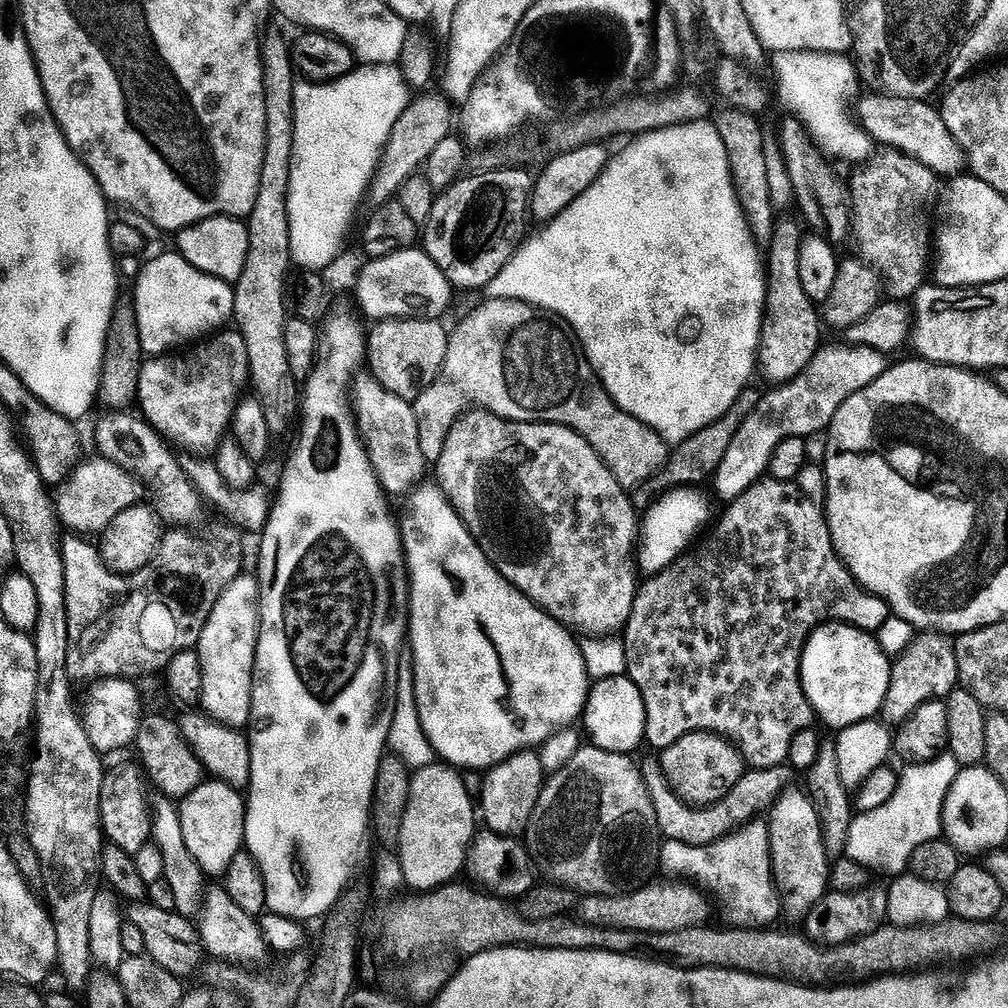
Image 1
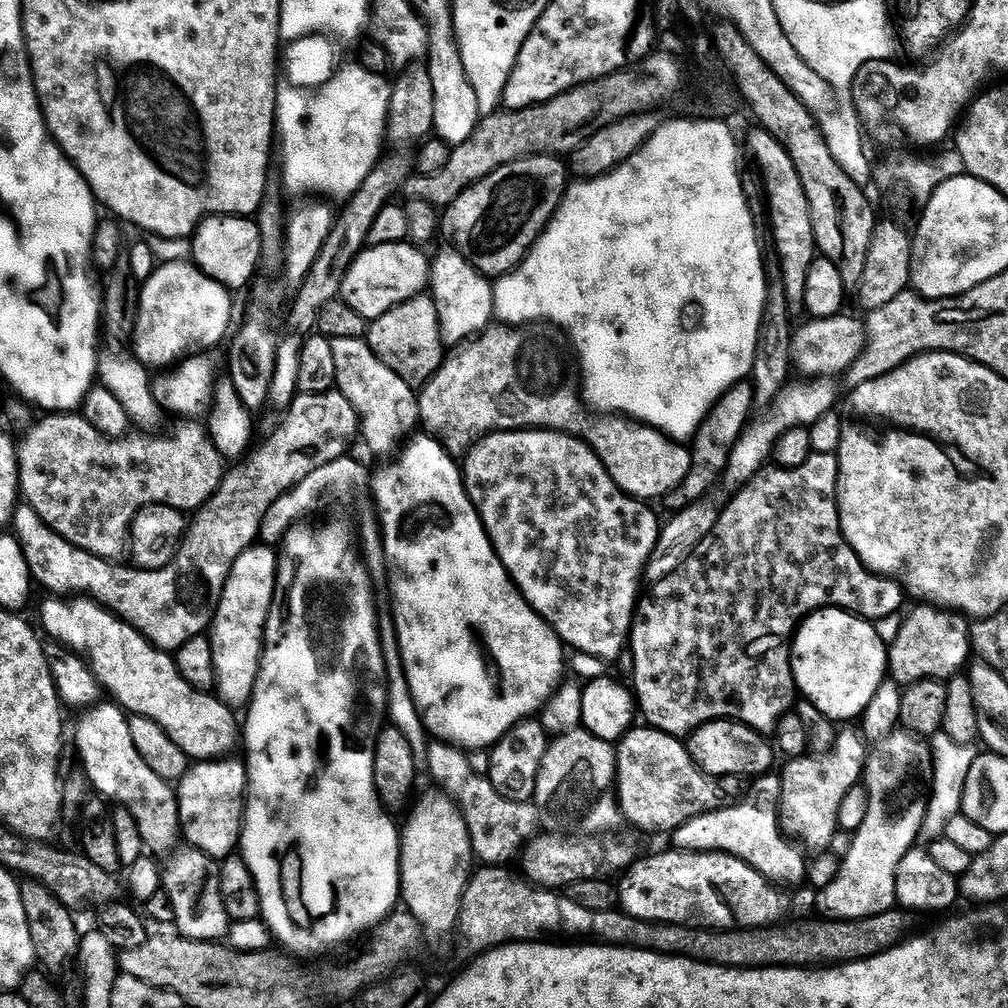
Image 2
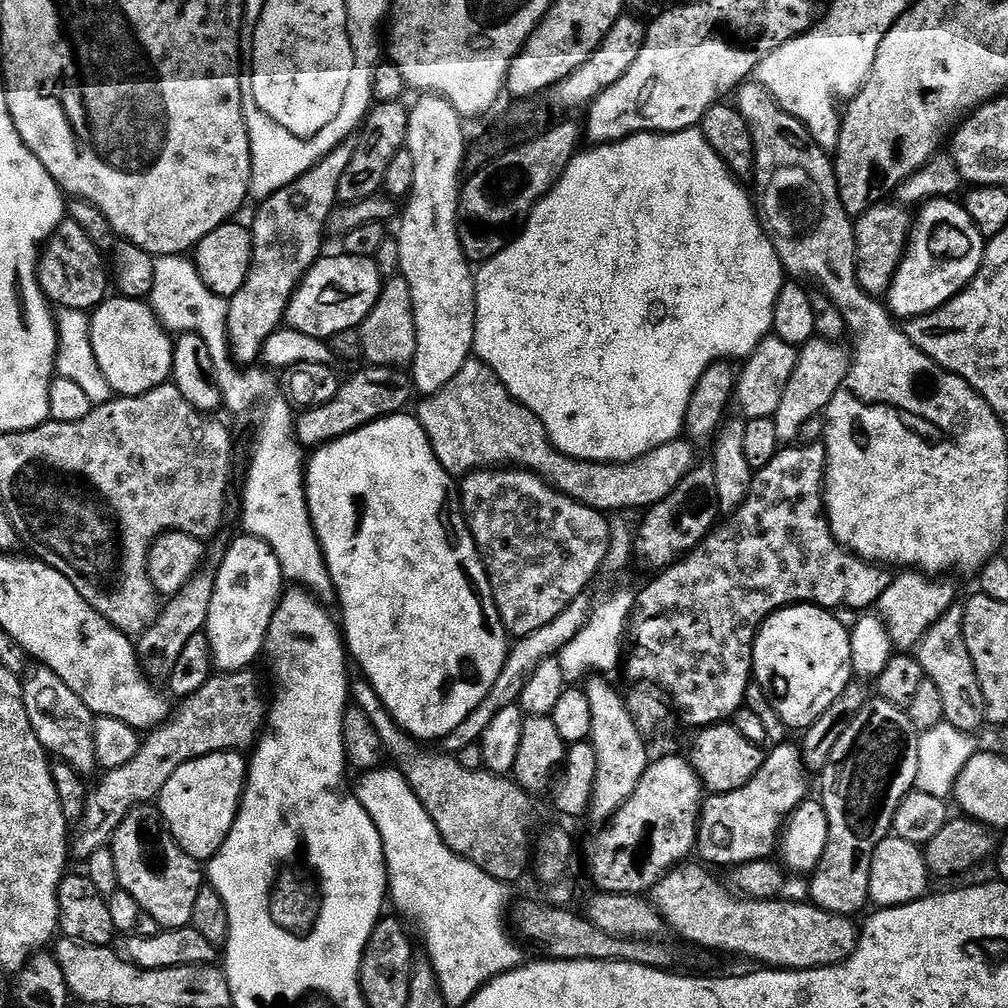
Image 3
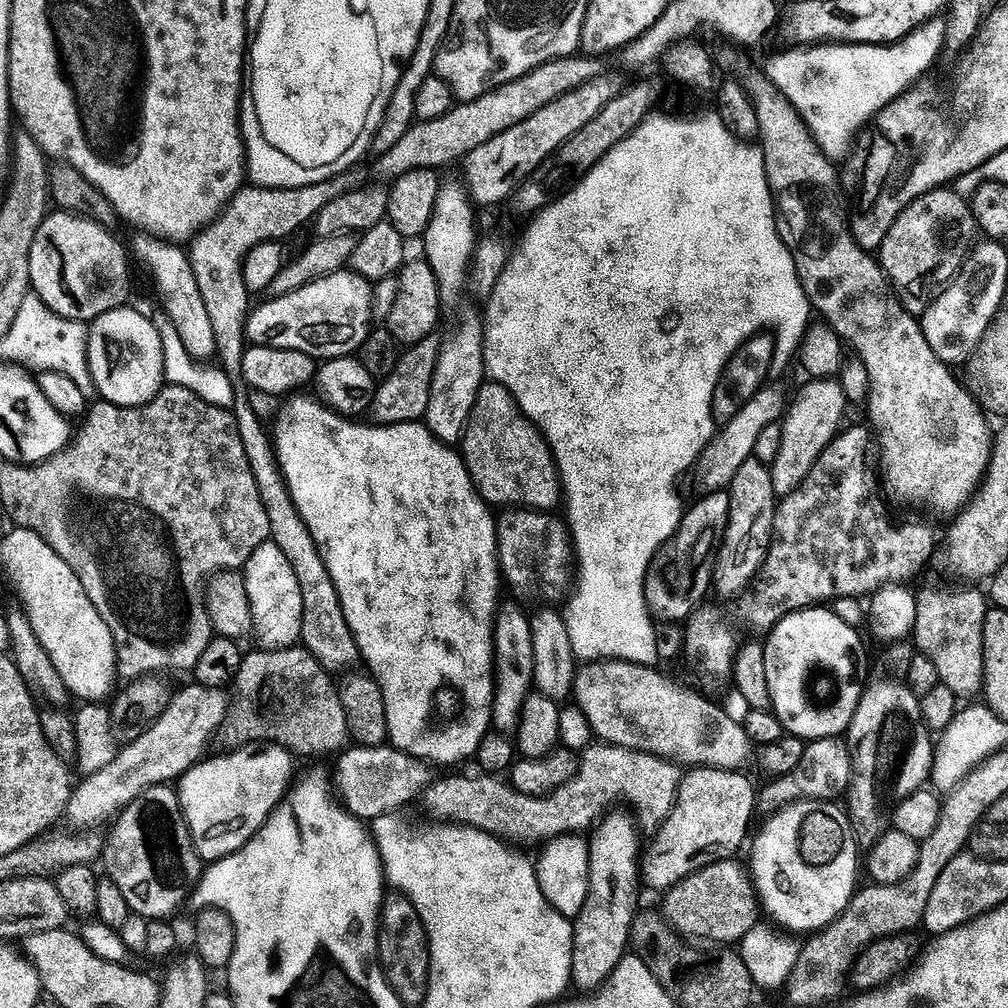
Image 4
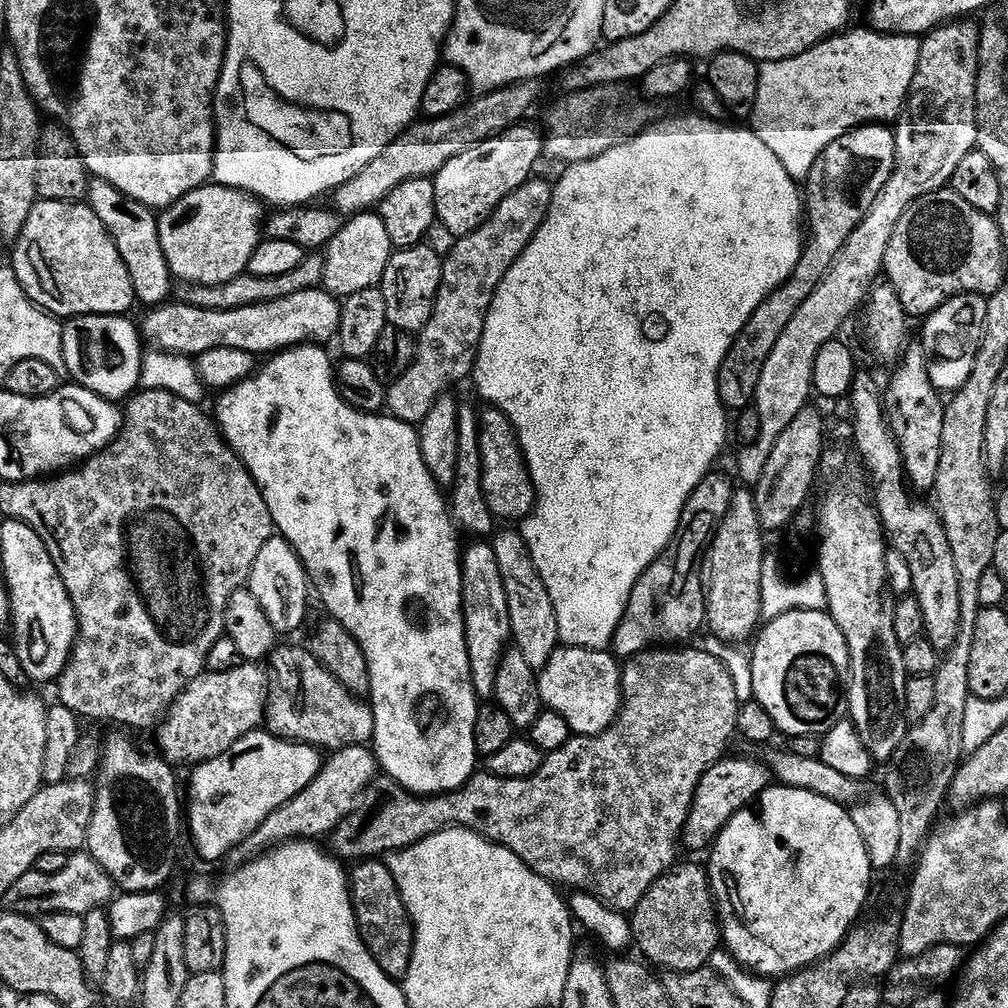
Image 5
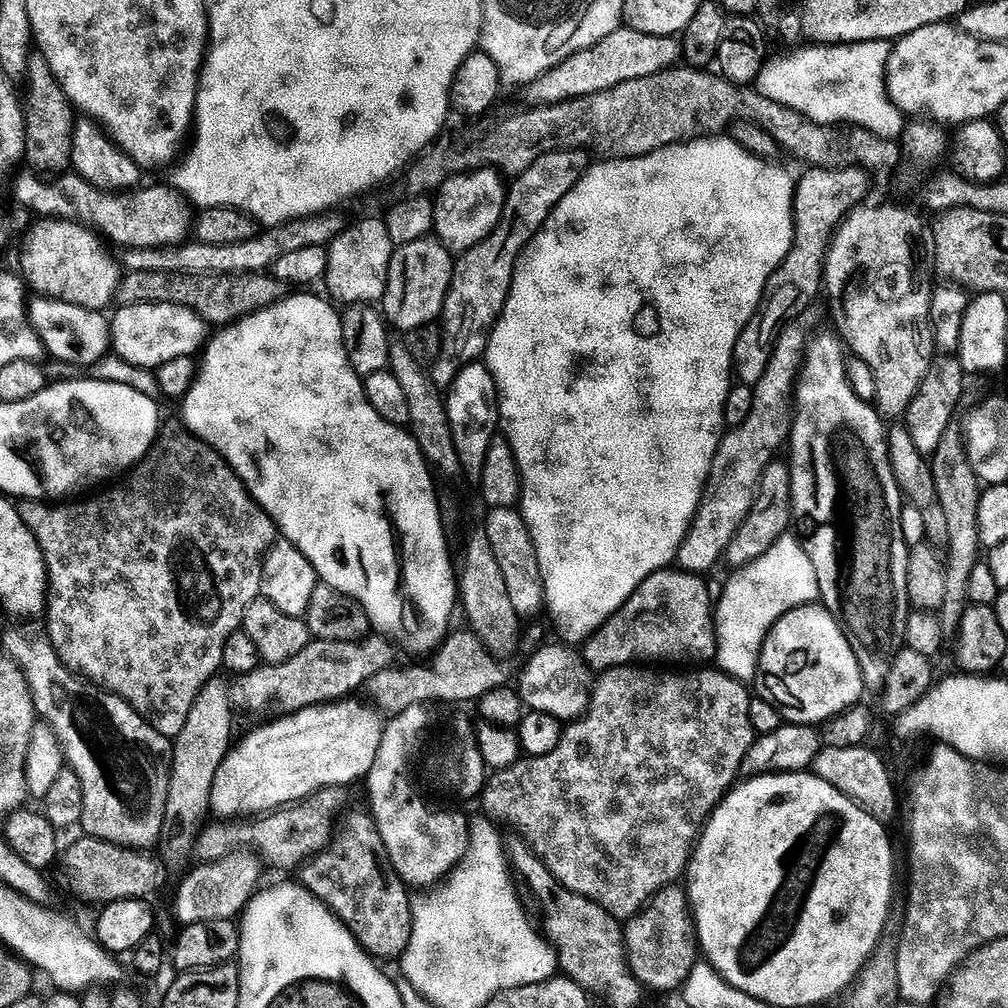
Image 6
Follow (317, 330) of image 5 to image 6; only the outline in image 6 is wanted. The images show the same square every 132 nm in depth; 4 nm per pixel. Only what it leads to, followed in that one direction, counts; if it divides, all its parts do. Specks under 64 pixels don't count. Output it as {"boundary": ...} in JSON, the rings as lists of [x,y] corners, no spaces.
{"boundary":[[[124,304],[117,310],[116,317],[111,317],[110,327],[111,351],[136,367],[151,370],[161,368],[174,358],[195,357],[210,339],[208,321],[193,308],[177,304]]]}

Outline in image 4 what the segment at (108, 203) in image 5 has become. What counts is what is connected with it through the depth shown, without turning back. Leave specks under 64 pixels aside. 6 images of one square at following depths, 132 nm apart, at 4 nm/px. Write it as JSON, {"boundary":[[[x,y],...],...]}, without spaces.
{"boundary":[[[140,234],[137,237],[136,252],[134,248],[135,259],[137,256],[148,267],[148,272],[152,275],[153,282],[156,283],[156,292],[160,295],[159,303],[170,316],[175,329],[178,330],[187,353],[196,362],[211,361],[211,356],[215,357],[218,352],[216,335],[214,326],[210,322],[210,314],[206,314],[206,302],[202,302],[202,294],[194,278],[189,253],[185,249],[184,252],[180,249],[183,247],[172,242],[158,240],[155,236]]]}

